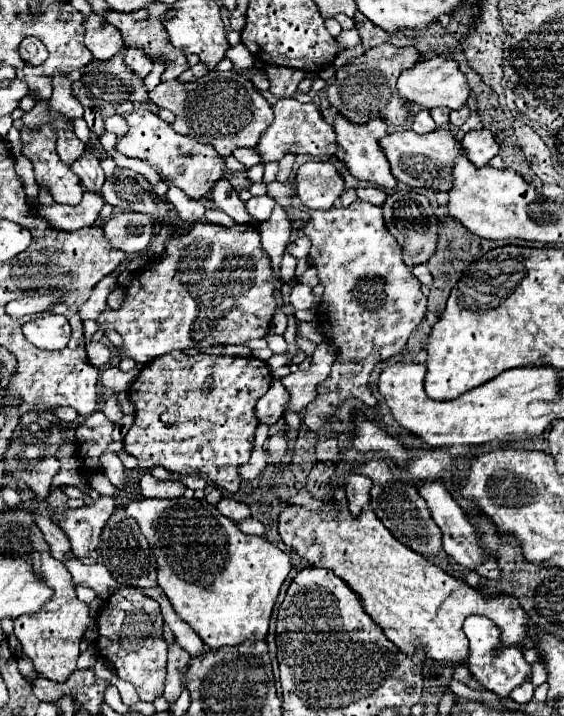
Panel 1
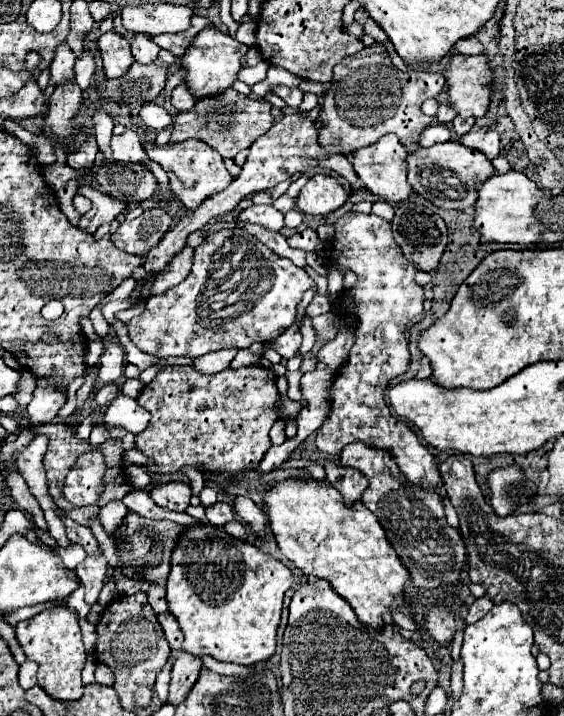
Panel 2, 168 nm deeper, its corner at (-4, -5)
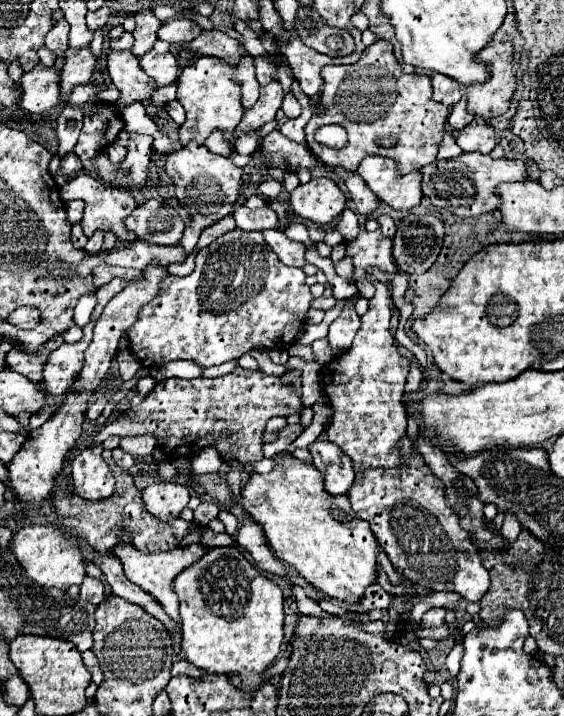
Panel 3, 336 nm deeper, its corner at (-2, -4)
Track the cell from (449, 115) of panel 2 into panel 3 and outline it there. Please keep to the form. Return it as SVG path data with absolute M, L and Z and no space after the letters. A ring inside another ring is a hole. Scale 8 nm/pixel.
M430 73L432 79L432 99L452 107L456 105L456 101L460 101L462 91L460 91L460 83L456 83L452 77L446 77L442 73Z

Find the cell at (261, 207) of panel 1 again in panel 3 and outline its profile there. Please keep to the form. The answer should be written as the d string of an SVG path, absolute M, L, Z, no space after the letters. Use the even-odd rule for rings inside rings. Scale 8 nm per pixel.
M236 205L234 219L236 227L244 231L264 231L274 229L278 225L278 217L268 205L262 209L248 209L246 205Z

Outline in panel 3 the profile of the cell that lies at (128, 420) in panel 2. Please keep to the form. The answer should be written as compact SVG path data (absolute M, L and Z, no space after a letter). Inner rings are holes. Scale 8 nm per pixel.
M102 445L84 449L72 465L72 487L74 495L86 501L102 501L114 495L114 477L106 461L102 459Z

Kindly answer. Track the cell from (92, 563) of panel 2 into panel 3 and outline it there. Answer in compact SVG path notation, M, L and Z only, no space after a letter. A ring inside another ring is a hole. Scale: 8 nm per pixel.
M86 577L84 583L80 585L80 599L88 601L92 605L102 603L102 599L104 599L104 583L100 579Z

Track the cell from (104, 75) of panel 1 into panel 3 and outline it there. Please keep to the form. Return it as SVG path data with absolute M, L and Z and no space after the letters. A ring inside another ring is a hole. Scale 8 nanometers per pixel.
M152 49L140 59L140 65L158 83L158 87L170 85L178 79L178 61L172 53L162 53L160 55Z

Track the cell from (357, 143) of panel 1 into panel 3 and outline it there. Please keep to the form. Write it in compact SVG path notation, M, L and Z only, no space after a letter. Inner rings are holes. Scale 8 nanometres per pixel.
M366 157L356 171L366 185L378 195L380 201L394 209L412 209L420 205L422 173L412 171L404 177L396 177L396 163L388 157Z

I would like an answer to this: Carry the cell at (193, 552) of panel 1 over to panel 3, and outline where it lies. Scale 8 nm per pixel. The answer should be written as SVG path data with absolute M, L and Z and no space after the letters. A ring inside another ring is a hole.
M216 547L176 577L174 591L180 599L182 617L182 651L177 657L184 657L206 673L238 675L242 681L238 687L246 693L260 689L264 673L284 641L280 587L262 577L240 549Z

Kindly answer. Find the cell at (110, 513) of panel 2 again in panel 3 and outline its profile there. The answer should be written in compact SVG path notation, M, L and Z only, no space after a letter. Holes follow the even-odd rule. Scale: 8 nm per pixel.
M194 543L188 547L180 547L180 549L172 549L172 551L160 551L160 553L150 553L144 555L138 549L128 549L128 545L118 545L114 549L114 555L122 561L124 565L124 573L126 577L136 583L138 587L142 587L146 593L150 593L166 611L166 615L174 621L174 629L172 629L172 639L174 639L174 653L180 653L180 641L182 641L182 631L180 631L180 615L178 615L178 597L174 593L172 581L176 579L176 575L180 571L184 571L188 565L192 565L194 561L198 561L202 555L206 553L202 543Z

